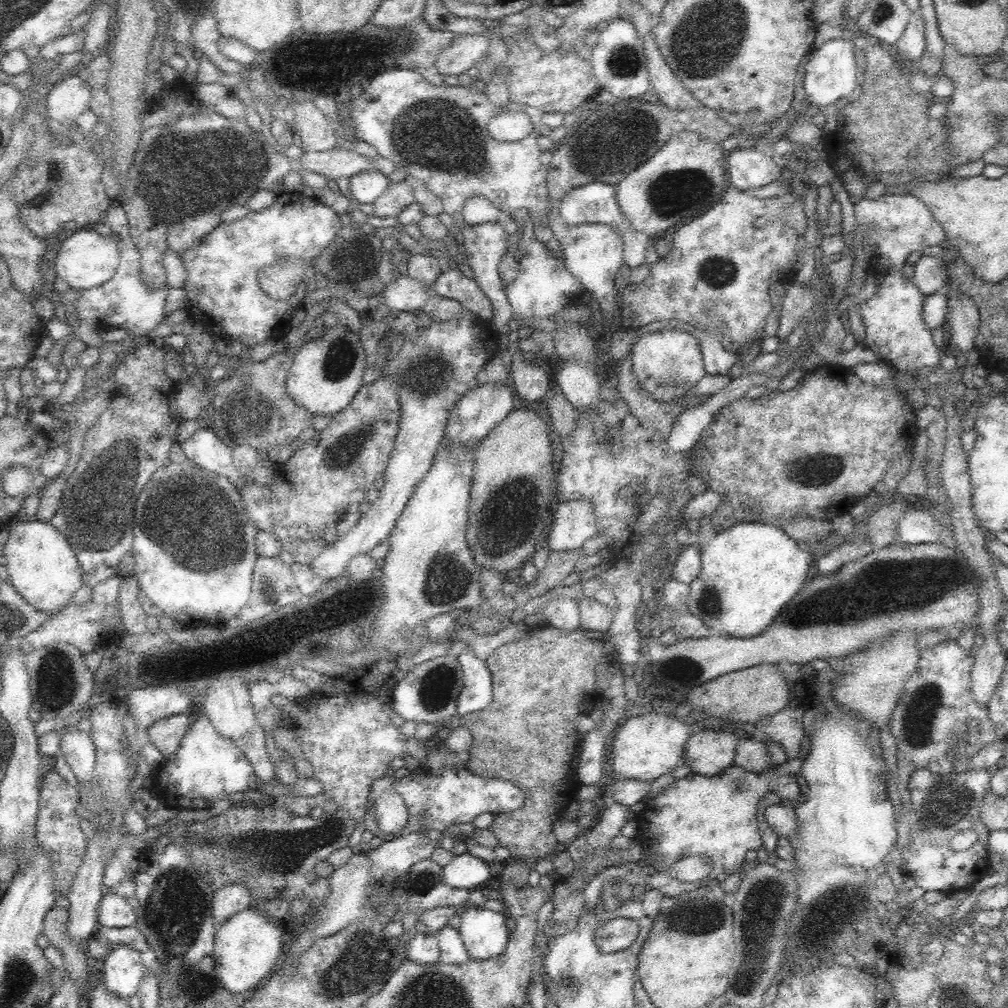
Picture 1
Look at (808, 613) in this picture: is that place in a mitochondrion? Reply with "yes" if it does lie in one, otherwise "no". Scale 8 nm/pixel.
yes

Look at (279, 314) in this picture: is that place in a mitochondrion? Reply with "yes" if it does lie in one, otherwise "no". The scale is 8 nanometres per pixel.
no

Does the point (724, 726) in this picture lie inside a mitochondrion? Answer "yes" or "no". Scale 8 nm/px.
no

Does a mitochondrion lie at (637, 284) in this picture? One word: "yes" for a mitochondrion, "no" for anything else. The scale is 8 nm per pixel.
no

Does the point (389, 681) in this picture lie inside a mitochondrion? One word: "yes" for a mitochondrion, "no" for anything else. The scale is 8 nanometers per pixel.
no

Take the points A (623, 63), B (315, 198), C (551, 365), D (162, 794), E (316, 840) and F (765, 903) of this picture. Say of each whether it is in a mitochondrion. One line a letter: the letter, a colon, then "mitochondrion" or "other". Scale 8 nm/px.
A: mitochondrion
B: other
C: other
D: other
E: mitochondrion
F: mitochondrion

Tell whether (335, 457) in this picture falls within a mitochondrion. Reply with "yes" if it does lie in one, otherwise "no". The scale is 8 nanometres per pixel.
yes

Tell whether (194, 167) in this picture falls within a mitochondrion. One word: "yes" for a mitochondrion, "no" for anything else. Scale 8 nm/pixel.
yes

